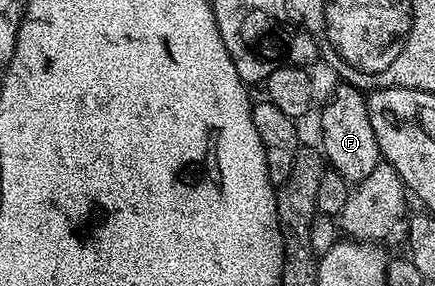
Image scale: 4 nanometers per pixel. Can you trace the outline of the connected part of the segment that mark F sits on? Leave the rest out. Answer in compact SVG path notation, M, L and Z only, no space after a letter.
M344 82L338 85L330 94L329 101L326 102L325 109L319 117L319 148L330 169L336 171L344 180L356 182L367 178L367 174L371 174L371 170L375 170L375 166L382 163L383 157L379 150L379 142L375 138L375 130L371 130L371 118L365 105L366 93Z

